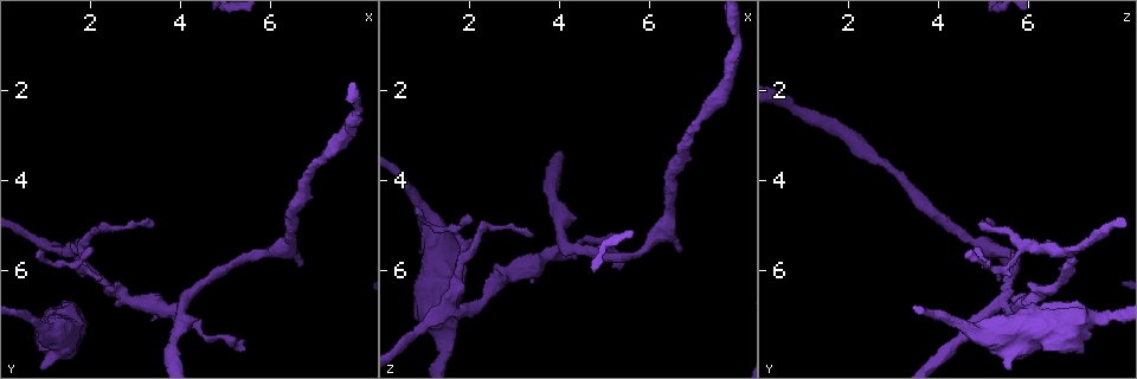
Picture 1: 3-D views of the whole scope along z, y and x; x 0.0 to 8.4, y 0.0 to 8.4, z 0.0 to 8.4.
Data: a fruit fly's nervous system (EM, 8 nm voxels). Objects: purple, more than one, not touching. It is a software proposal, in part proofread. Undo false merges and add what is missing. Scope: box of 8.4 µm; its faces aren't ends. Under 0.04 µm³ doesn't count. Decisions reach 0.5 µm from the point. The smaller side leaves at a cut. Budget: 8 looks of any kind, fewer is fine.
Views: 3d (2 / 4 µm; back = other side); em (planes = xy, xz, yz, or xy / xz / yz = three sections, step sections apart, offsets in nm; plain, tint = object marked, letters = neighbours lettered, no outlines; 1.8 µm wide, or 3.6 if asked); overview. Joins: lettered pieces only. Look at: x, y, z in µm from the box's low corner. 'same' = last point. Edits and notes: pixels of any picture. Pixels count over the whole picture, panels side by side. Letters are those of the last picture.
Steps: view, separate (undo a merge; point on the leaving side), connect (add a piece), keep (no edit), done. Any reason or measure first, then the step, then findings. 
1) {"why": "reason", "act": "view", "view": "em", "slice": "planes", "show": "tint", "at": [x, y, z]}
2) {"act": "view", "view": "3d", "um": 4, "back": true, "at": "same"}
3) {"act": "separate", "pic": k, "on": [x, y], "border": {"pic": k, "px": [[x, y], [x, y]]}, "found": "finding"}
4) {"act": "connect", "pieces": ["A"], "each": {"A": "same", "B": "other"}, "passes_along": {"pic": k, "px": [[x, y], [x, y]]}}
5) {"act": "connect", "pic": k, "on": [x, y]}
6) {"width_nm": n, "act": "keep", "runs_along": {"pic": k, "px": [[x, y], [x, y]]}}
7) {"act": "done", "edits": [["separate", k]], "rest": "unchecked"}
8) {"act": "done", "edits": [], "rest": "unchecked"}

{"why": "tapers out", "act": "view", "view": "em", "slice": "planes", "show": "letters", "at": [5.30, 7.65, 6.00]}

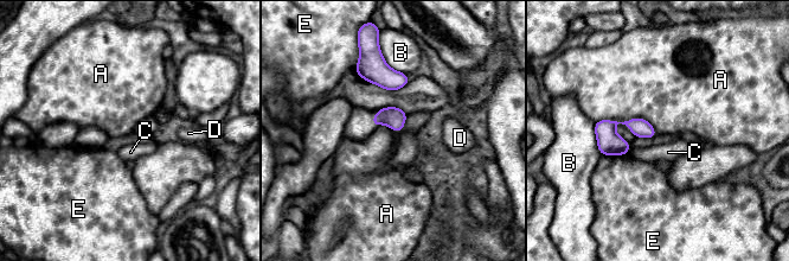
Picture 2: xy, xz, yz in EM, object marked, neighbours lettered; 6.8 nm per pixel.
{"longest_contact_nm": ["A", 440], "act": "keep", "each": {"A": "other", "B": "other", "C": "other", "D": "other", "E": "other"}, "border": {"pic": 2, "px": [[595, 123], [643, 118], [656, 133]]}, "found": "none of them fits"}

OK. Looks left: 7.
{"why": "sharp bend", "act": "view", "view": "em", "slice": "xy", "step": 16, "show": "tint", "at": [1.65, 5.65, 6.90]}

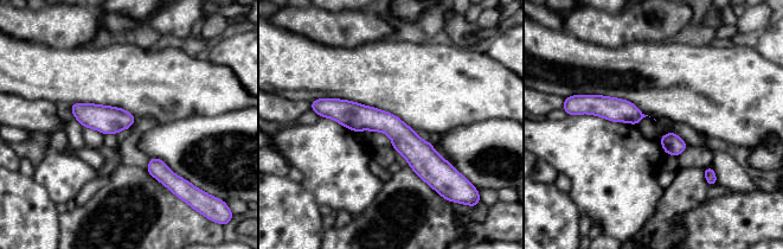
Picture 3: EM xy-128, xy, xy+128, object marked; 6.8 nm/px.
{"why": "cut it another way", "act": "view", "view": "em", "slice": "planes", "show": "letters", "at": "same"}

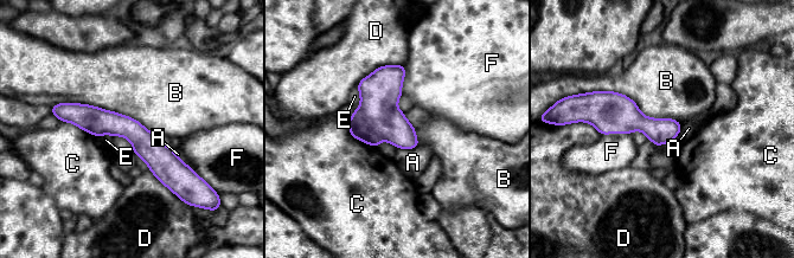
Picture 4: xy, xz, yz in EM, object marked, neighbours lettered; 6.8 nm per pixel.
{"act": "keep", "each": {"A": "other", "B": "other", "C": "other", "D": "other", "E": "other", "F": "other"}, "border": {"pic": 4, "px": [[53, 104], [114, 110], [155, 135]]}, "found": "all the same neuron"}

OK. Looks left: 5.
{"why": "thin end", "act": "view", "view": "3d", "um": 2, "at": [2.00, 5.50, 4.95]}

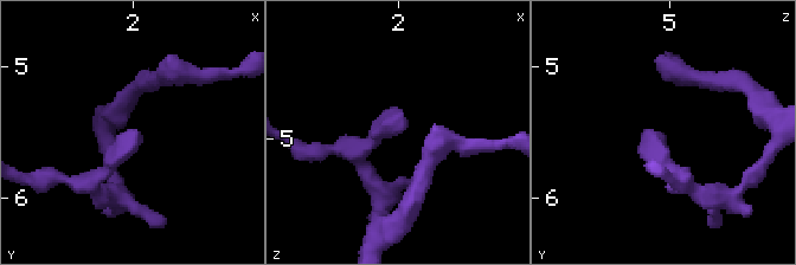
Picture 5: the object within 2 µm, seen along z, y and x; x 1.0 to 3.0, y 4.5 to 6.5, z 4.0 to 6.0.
{"why": "shape alone is not enough", "act": "view", "view": "em", "slice": "yz", "step": 4, "show": "tint", "at": [2.04, 5.48, 4.92]}

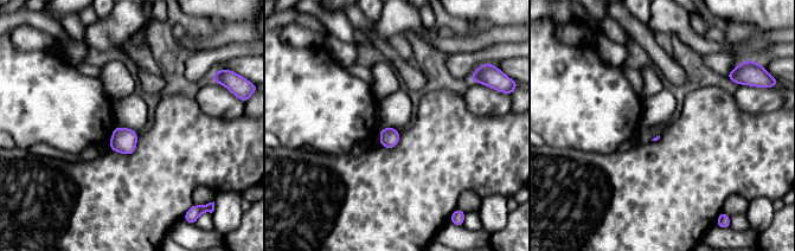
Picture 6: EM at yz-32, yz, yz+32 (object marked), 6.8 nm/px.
{"act": "view", "view": "em", "slice": "xy", "step": 16, "show": "letters", "at": "same"}

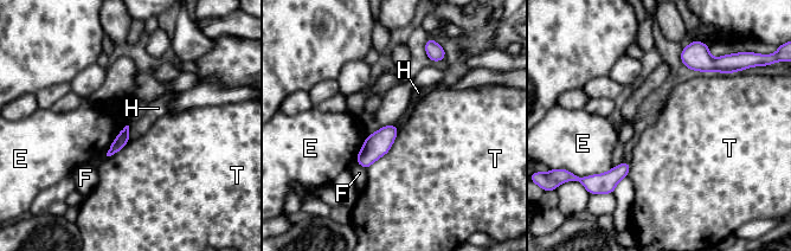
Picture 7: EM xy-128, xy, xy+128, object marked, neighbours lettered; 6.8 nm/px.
{"act": "keep", "each": {"E": "other", "F": "other", "H": "other", "T": "other"}, "border": {"pic": 7, "px": [[128, 124], [129, 139]]}, "found": "none of them fits"}

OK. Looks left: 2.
{"act": "done", "edits": [], "rest": "unchecked"}

